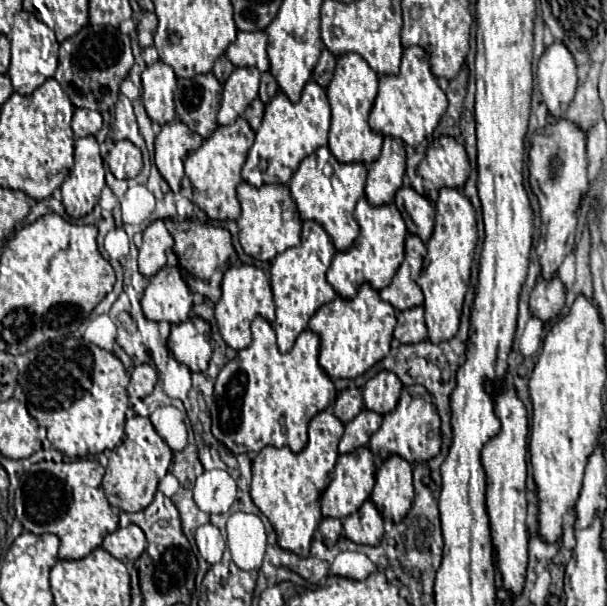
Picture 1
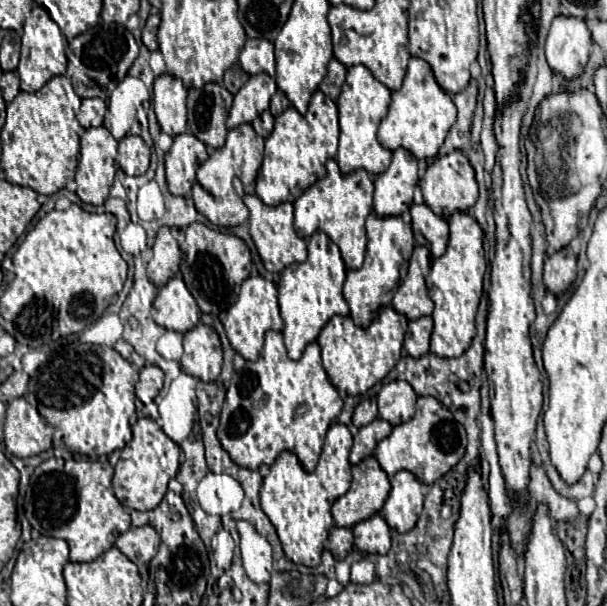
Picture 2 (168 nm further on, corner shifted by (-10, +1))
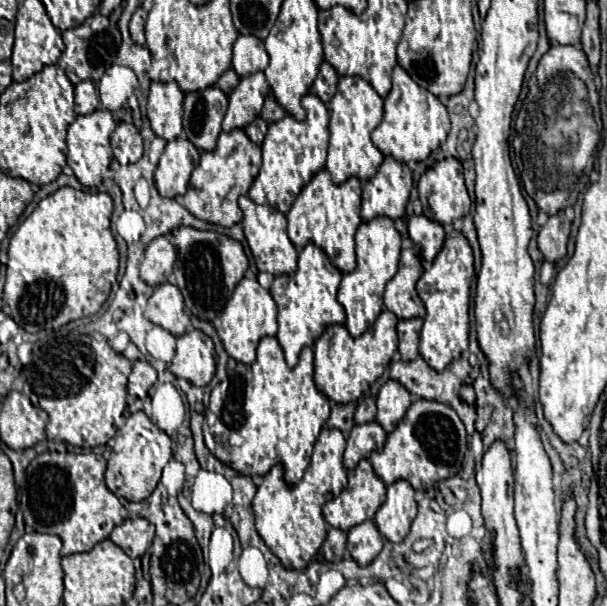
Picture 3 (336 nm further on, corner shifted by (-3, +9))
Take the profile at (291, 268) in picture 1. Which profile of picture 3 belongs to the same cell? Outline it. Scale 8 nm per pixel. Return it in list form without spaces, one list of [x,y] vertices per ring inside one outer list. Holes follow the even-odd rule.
[[[308,244],[300,250],[298,254],[298,270],[294,276],[276,276],[274,284],[270,288],[270,294],[278,306],[278,334],[276,340],[280,342],[286,364],[290,368],[296,366],[300,350],[304,346],[312,346],[318,336],[332,324],[344,324],[346,314],[342,304],[336,300],[338,286],[340,286],[340,276],[330,258],[316,248],[314,244]]]

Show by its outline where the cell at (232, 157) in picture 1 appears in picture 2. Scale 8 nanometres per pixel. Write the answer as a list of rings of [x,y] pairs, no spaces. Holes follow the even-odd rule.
[[[241,124],[239,128],[229,130],[225,146],[211,150],[209,158],[199,166],[197,182],[215,198],[215,206],[199,206],[199,212],[209,216],[209,220],[215,226],[243,224],[247,220],[249,210],[243,204],[243,200],[237,196],[233,180],[239,178],[245,192],[253,194],[255,192],[255,176],[257,176],[257,170],[261,166],[261,160],[263,160],[263,138],[251,128],[251,124]]]

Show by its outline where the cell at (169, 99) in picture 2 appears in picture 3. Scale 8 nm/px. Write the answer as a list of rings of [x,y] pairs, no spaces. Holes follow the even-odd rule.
[[[152,82],[148,94],[148,120],[156,136],[174,140],[182,134],[184,94],[176,82]]]

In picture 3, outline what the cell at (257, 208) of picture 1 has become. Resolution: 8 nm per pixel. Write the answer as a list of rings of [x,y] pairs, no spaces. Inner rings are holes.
[[[242,196],[238,200],[238,204],[240,204],[240,210],[244,214],[242,226],[244,226],[244,234],[246,234],[250,250],[252,250],[254,262],[258,266],[258,272],[268,272],[272,276],[282,276],[282,274],[292,276],[296,272],[298,250],[296,250],[296,246],[290,242],[290,238],[286,234],[286,218],[284,218],[284,214],[276,212],[272,206],[266,206],[266,204],[258,206],[248,196]]]

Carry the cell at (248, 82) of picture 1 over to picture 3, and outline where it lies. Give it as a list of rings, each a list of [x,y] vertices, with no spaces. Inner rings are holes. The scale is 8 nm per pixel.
[[[256,72],[242,78],[230,94],[230,106],[224,116],[222,130],[232,132],[236,128],[246,128],[260,114],[268,92],[270,88],[264,78],[264,72]]]

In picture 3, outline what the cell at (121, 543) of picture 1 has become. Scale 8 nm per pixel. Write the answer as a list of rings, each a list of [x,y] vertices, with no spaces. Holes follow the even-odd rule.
[[[128,518],[112,530],[110,540],[130,558],[140,558],[154,540],[154,528],[144,518]]]

